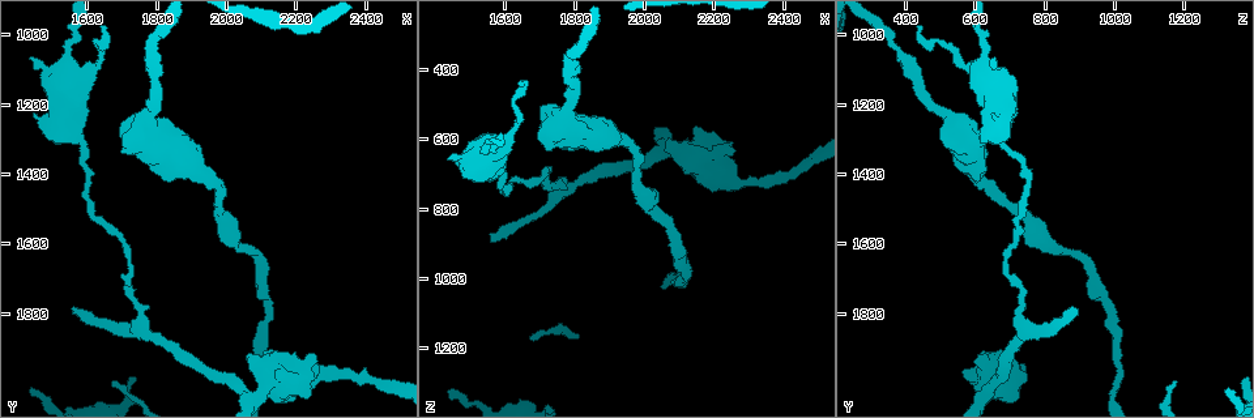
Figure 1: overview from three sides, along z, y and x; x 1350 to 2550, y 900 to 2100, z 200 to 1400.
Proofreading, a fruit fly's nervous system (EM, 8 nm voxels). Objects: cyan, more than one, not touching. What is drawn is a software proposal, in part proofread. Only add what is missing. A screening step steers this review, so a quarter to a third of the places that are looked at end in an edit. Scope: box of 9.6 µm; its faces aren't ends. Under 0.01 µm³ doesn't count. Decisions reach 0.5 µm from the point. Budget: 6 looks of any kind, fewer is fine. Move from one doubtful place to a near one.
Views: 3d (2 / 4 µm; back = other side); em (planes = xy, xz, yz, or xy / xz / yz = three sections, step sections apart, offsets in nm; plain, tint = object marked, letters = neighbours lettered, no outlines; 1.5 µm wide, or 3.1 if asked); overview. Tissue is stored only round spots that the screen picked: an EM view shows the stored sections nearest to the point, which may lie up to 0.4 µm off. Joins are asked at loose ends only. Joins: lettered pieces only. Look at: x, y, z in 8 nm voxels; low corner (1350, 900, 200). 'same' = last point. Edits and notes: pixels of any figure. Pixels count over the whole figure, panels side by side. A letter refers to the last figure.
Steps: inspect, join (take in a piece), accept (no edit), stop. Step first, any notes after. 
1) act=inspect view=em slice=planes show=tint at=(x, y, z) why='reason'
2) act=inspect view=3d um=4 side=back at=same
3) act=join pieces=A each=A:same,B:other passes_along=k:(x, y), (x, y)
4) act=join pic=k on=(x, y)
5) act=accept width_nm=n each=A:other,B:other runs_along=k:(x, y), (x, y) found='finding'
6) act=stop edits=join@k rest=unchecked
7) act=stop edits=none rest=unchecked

act=inspect view=3d um=2 at=(1440, 2020, 1320) why='free end'

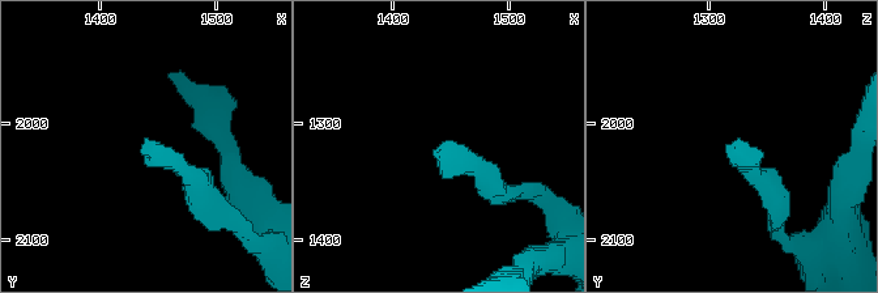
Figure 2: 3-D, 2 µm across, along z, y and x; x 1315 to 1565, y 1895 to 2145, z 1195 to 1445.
act=inspect view=em slice=planes show=letters at=(1436, 2020, 1324)

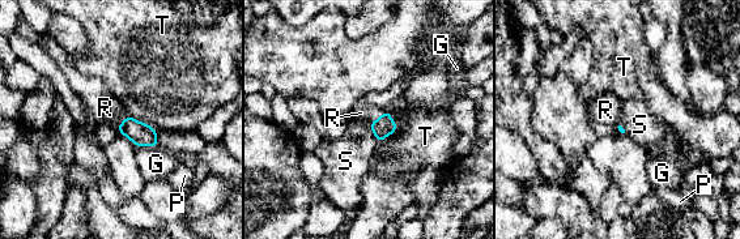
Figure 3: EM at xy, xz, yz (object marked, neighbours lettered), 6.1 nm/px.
act=join pieces=R each=G:other,P:other,R:same,S:other,T:other passes_along=3:(385, 126), (378, 119), (361, 112) found='it goes on there'

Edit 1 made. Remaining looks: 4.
act=inspect view=3d um=2 at=(1440, 1070, 650)

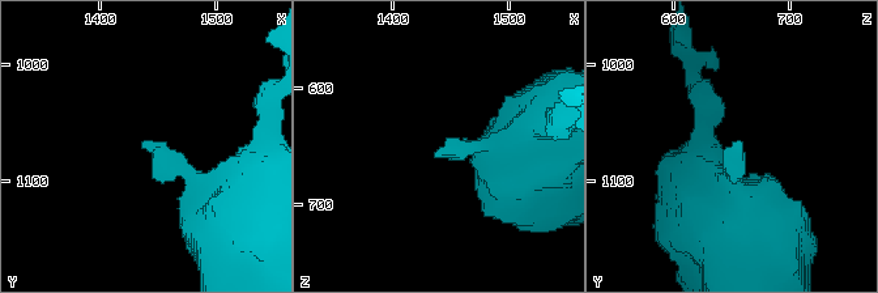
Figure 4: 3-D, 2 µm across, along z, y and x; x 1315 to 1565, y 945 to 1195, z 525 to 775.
act=inspect view=em slice=planes show=plain at=(1442, 1064, 652) why='shape alone is not enough'

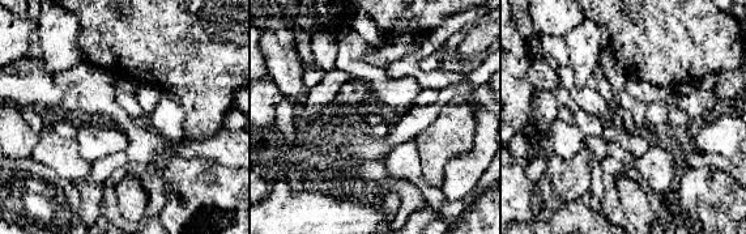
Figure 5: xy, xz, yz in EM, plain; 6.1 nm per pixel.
act=inspect view=em slice=planes show=letters at=same

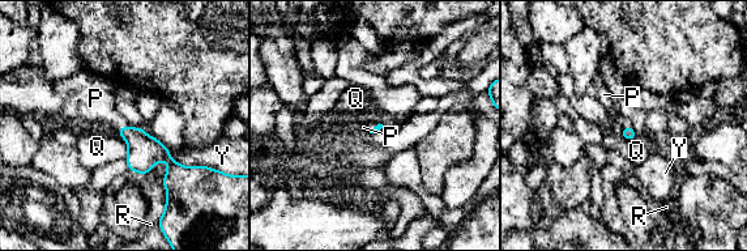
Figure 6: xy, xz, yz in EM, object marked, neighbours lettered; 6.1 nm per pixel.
act=join pieces=P longest_contact=Y:260nm each=P:same,Q:other,R:other,Y:other passes_along=6:(144, 152), (123, 127), (95, 98) found='it goes on there'

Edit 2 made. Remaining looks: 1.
act=stop edits=join@3,join@6 rest=unchecked

